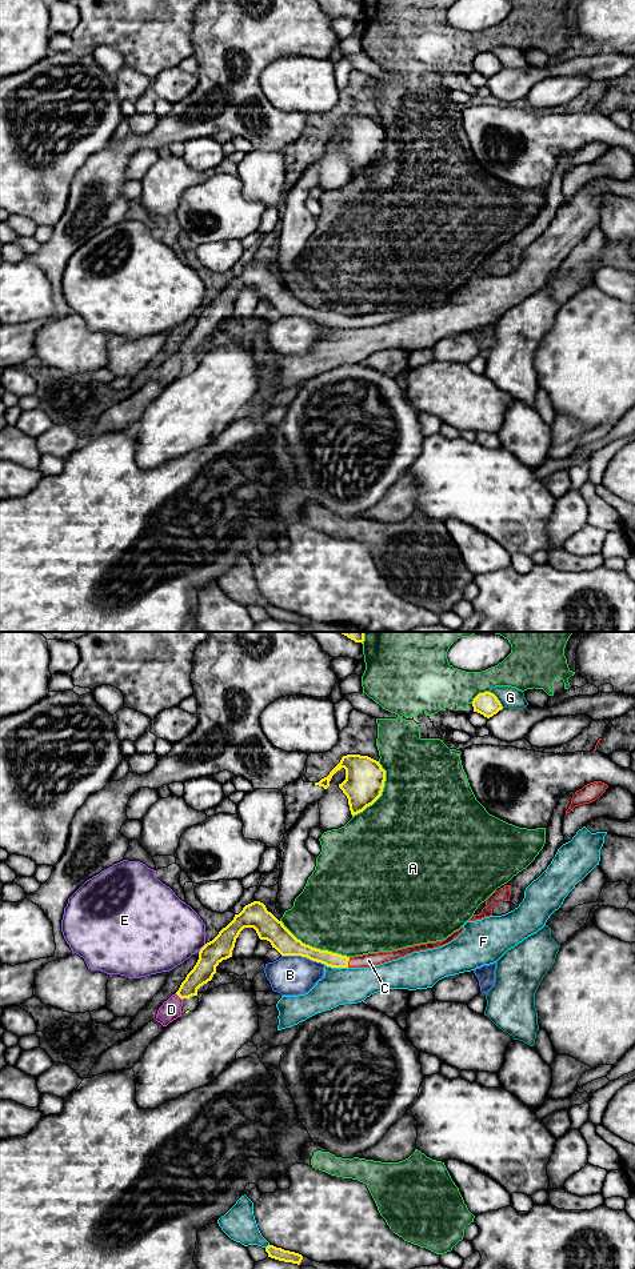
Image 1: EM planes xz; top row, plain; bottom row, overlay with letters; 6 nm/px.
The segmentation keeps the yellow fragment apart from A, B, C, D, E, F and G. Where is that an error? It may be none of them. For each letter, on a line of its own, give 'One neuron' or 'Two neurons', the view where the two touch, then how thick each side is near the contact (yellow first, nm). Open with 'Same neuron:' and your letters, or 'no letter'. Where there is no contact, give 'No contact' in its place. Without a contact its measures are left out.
Same neuron: C
A: Two neurons. Touches yellow in xz. Thickness 140 nm (yellow) against 460 nm
B: Two neurons. Touches yellow in xz. Thickness 140 nm (yellow) against 240 nm
C: One neuron. Touches yellow in xz. Thickness 90 nm (yellow) against 80 nm
D: Two neurons. Touches yellow in xz. Thickness 130 nm (yellow) against 120 nm
E: Two neurons. Touches yellow in xz. Thickness 150 nm (yellow) against 420 nm
F: Two neurons. Touches yellow in xz. Thickness 90 nm (yellow) against 220 nm
G: Two neurons. Touches yellow in xz. Thickness 140 nm (yellow) against 130 nm

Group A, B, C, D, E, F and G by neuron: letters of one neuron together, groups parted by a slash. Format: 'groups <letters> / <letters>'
groups A / B / C / D / E / F / G

